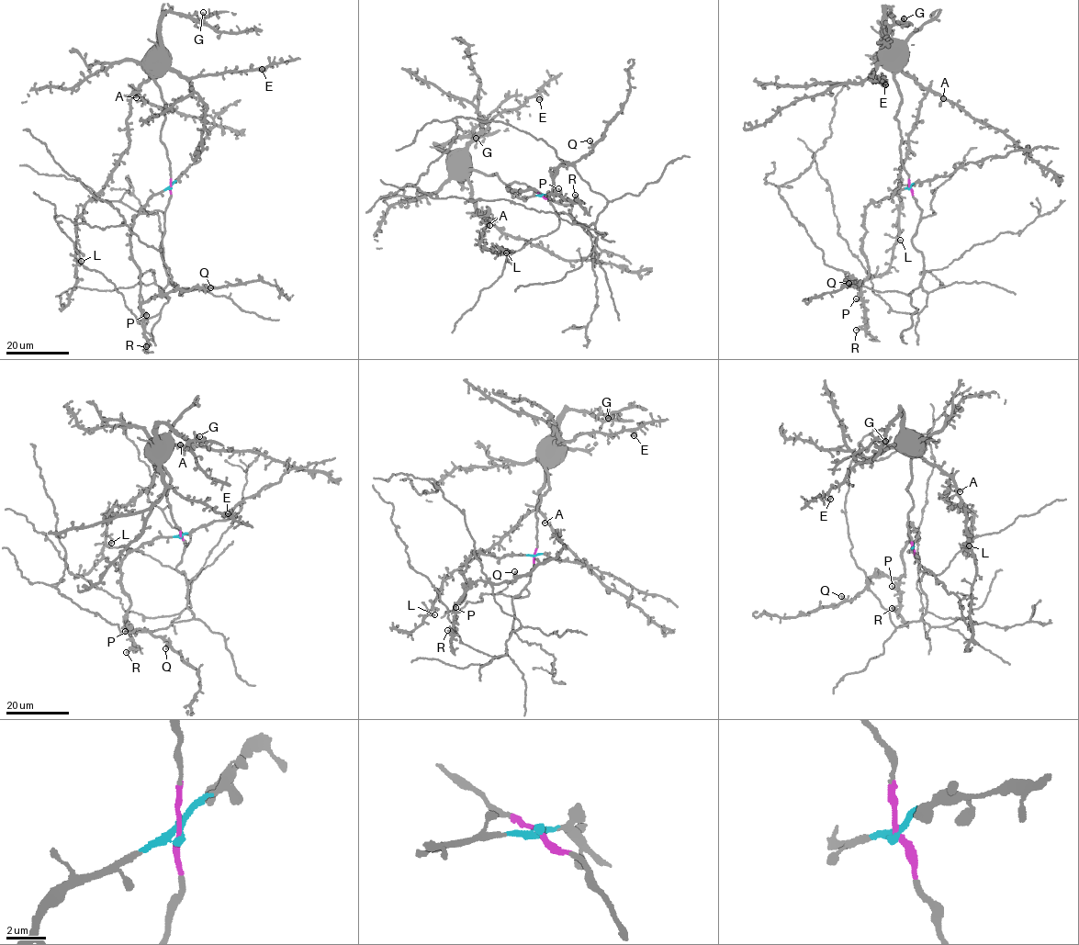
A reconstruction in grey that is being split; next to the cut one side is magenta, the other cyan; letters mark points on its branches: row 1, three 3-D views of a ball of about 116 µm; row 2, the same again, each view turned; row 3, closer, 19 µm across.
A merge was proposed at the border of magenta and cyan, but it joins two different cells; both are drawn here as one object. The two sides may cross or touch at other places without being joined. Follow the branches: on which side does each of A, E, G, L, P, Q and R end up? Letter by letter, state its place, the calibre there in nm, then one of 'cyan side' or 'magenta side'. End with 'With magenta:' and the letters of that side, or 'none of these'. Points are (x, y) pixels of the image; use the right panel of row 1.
A: place (943, 98); calibre 360 nm; magenta side
E: place (885, 84); calibre 480 nm; magenta side
G: place (904, 18); calibre 440 nm; magenta side
L: place (900, 240); calibre 360 nm; magenta side
P: place (856, 298); calibre 260 nm; cyan side
Q: place (848, 283); calibre 500 nm; cyan side
R: place (856, 330); calibre 220 nm; cyan side
With magenta: A, E, G, L

